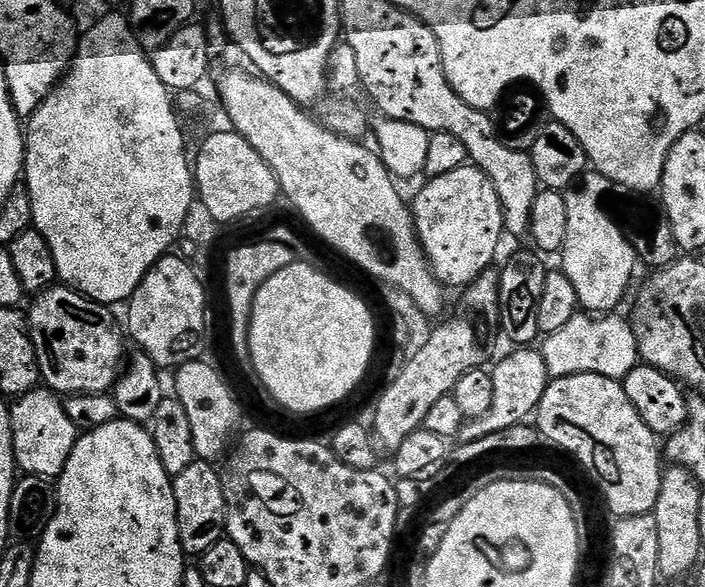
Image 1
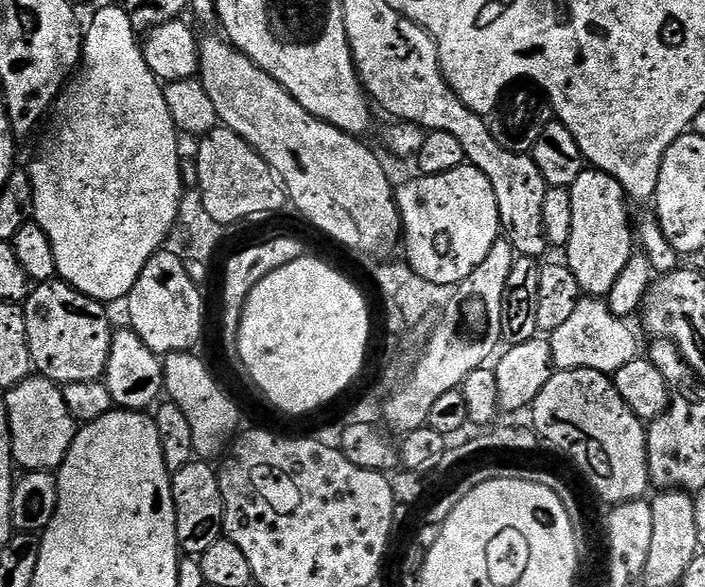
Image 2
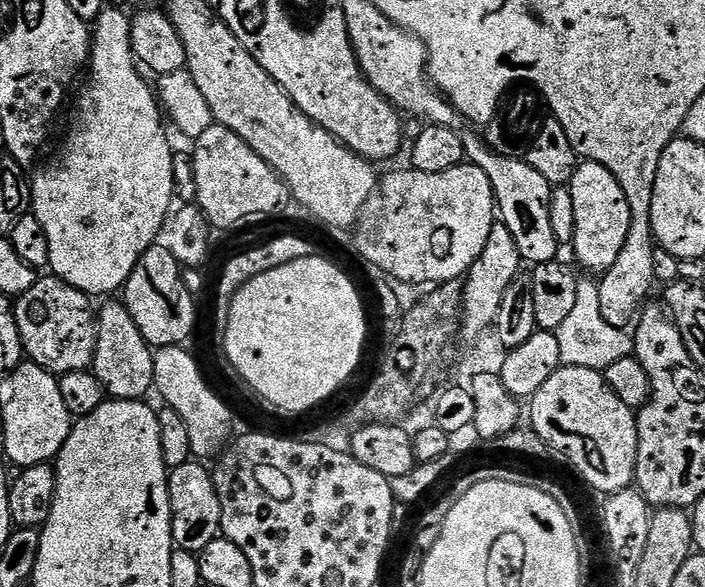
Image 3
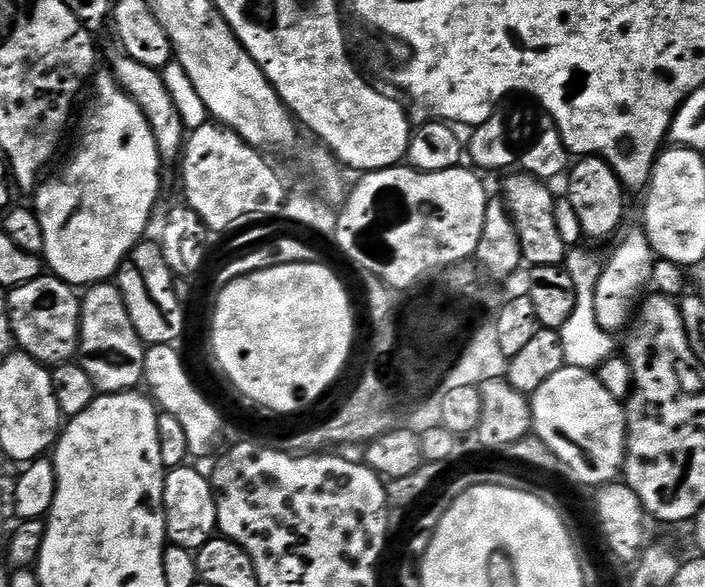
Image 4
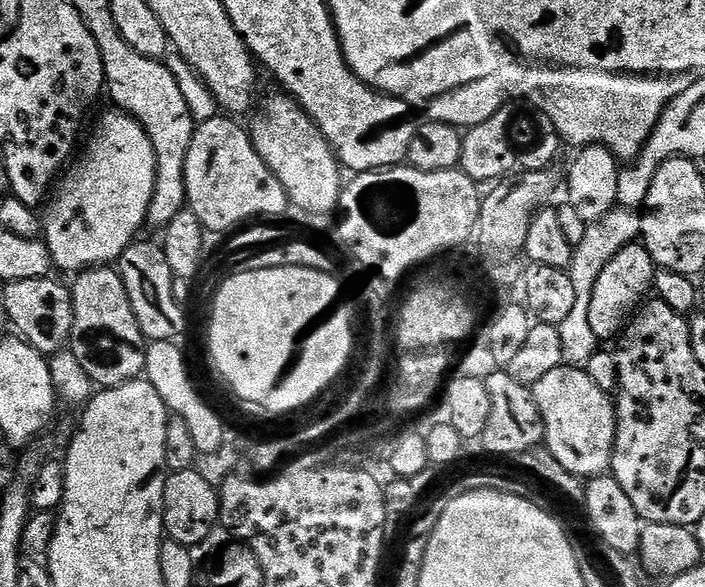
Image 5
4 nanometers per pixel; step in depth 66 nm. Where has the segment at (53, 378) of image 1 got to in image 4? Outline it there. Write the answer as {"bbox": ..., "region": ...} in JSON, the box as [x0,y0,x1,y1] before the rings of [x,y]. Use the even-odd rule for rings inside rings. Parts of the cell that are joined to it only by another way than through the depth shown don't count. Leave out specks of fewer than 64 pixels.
{"bbox":[8,274,81,366],"region":[[[41,274],[38,278],[34,278],[34,282],[26,282],[8,292],[8,313],[15,343],[45,366],[69,363],[75,357],[72,355],[77,355],[80,346],[81,297],[78,292],[76,296],[76,292],[77,289],[73,285],[51,274]]]}

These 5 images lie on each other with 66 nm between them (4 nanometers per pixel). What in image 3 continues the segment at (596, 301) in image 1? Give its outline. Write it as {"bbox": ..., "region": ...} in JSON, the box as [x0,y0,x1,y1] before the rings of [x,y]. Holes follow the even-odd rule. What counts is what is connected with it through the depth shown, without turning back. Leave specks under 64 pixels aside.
{"bbox":[566,160,632,274],"region":[[[593,160],[577,163],[572,180],[566,186],[570,190],[570,198],[574,198],[574,238],[570,245],[571,251],[576,251],[576,260],[582,267],[596,272],[592,274],[608,272],[617,261],[618,254],[622,254],[622,246],[626,246],[626,234],[630,234],[632,225],[630,202],[618,182],[618,178],[614,178],[614,174],[610,174],[610,170],[606,170],[606,166]]]}

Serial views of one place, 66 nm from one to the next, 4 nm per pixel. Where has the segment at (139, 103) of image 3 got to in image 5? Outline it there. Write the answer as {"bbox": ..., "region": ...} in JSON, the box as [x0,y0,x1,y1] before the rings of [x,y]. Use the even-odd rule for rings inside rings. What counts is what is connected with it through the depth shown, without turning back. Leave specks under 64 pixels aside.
{"bbox":[42,110,156,274],"region":[[[119,110],[111,111],[97,122],[80,161],[78,156],[75,163],[63,173],[47,205],[48,217],[45,215],[42,220],[42,239],[48,245],[53,265],[71,274],[119,261],[121,254],[141,235],[140,227],[145,227],[148,206],[152,201],[156,177],[156,155],[152,143],[133,116]]]}

